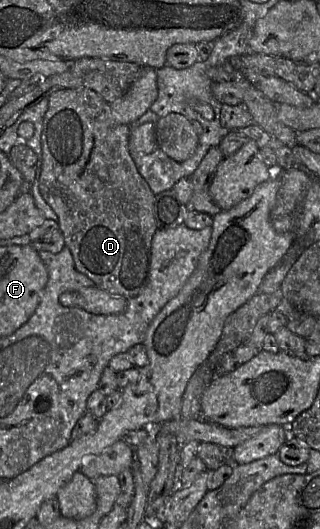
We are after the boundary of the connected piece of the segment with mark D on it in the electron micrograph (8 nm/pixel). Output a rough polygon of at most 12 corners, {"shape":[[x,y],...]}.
{"shape":[[93,90],[49,96],[40,194],[76,270],[148,281],[155,195]]}

